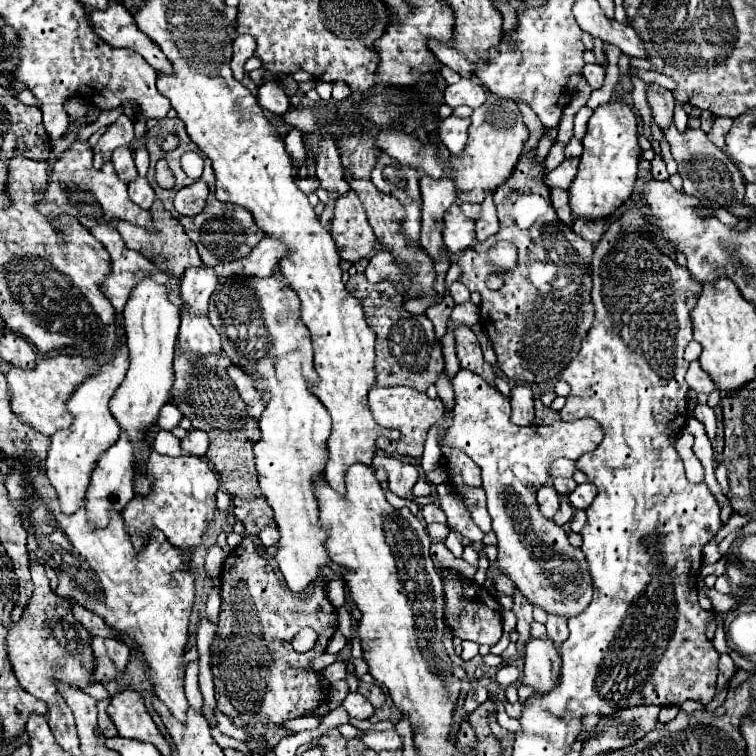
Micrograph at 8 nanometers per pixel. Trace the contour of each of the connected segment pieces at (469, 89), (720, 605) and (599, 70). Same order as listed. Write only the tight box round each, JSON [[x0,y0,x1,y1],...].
[[444,79,486,109],[698,579,736,613],[582,63,604,89]]

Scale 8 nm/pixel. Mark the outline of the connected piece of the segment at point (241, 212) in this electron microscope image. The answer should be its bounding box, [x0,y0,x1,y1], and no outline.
[178,157,264,265]

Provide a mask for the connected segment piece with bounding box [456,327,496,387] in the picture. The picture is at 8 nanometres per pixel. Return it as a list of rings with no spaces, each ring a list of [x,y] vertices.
[[[456,327],[456,353],[458,353],[462,369],[468,369],[480,375],[488,385],[496,387],[494,369],[482,359],[480,343],[470,327]]]

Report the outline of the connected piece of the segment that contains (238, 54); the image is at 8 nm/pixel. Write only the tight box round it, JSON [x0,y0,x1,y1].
[232,35,256,81]

